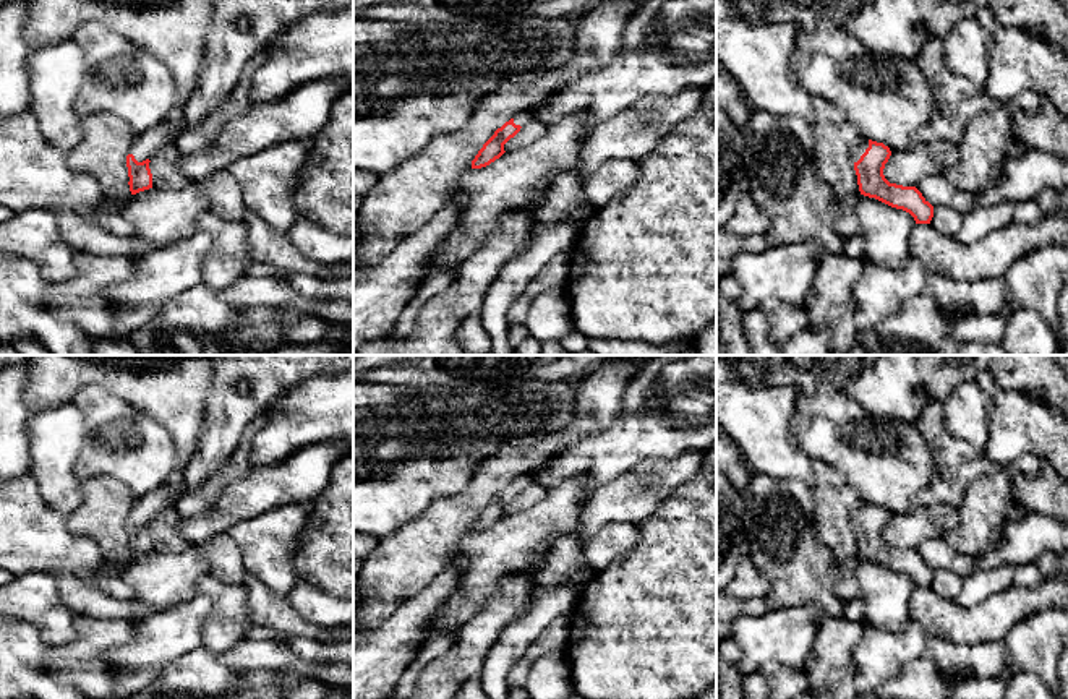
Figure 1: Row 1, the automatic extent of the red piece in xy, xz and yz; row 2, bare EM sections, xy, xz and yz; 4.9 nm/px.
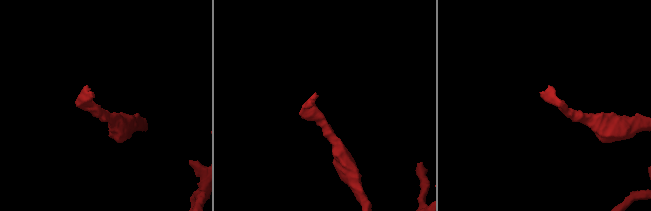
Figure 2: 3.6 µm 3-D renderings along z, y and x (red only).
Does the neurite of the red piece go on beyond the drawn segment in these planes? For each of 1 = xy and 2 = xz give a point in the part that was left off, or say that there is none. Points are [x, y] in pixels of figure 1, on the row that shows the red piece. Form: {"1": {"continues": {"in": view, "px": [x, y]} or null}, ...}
{"1": {"continues": {"in": "xy", "px": [240, 30]}}, "2": {"continues": {"in": "xz", "px": [524, 117]}}}

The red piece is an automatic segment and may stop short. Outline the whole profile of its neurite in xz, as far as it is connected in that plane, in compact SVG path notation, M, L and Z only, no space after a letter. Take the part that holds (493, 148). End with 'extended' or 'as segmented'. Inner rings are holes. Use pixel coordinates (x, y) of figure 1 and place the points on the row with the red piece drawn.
M517 112L509 122L494 131L494 135L483 144L475 159L472 161L472 169L481 169L499 159L506 151L504 144L514 138L522 127L533 120L532 112Z | extended

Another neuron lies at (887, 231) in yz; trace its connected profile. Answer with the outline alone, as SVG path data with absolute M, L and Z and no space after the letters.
M864 195L854 209L862 227L864 259L901 268L912 258L911 230L916 221L909 212Z

